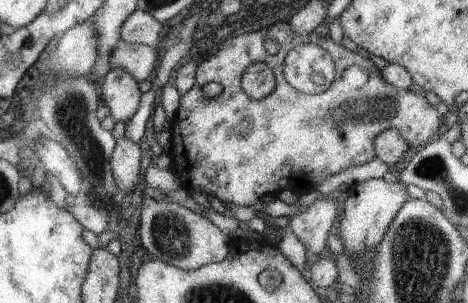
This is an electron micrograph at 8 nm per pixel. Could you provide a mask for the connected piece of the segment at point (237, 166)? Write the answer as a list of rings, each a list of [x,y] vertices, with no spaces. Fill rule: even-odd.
[[[281,19],[265,28],[265,34],[261,30],[251,30],[227,37],[212,55],[203,58],[197,65],[193,86],[179,97],[175,115],[169,126],[170,146],[166,152],[170,154],[171,162],[168,171],[179,180],[181,187],[202,192],[207,200],[217,198],[223,203],[229,202],[235,206],[251,206],[263,193],[275,194],[291,190],[303,196],[329,176],[349,166],[369,162],[375,157],[374,138],[385,129],[393,128],[405,139],[409,147],[415,147],[429,142],[439,132],[441,124],[442,118],[437,115],[437,110],[427,103],[424,93],[398,89],[387,84],[374,61],[361,57],[355,51],[347,51],[343,45],[333,43],[327,36],[315,36],[315,32],[292,34],[290,24],[286,19]],[[266,38],[271,38],[279,44],[279,49],[273,55],[267,54],[263,49],[263,40]],[[309,42],[320,46],[331,55],[336,76],[324,91],[314,95],[291,88],[282,71],[287,51],[297,44]],[[255,61],[265,62],[274,74],[275,86],[265,98],[250,99],[240,87],[241,73],[248,64]],[[353,64],[368,73],[367,80],[359,88],[352,87],[341,79],[345,67]],[[207,82],[221,84],[221,92],[213,98],[205,98],[203,85]],[[243,119],[248,120],[248,129],[245,132],[239,131],[239,124]]]

